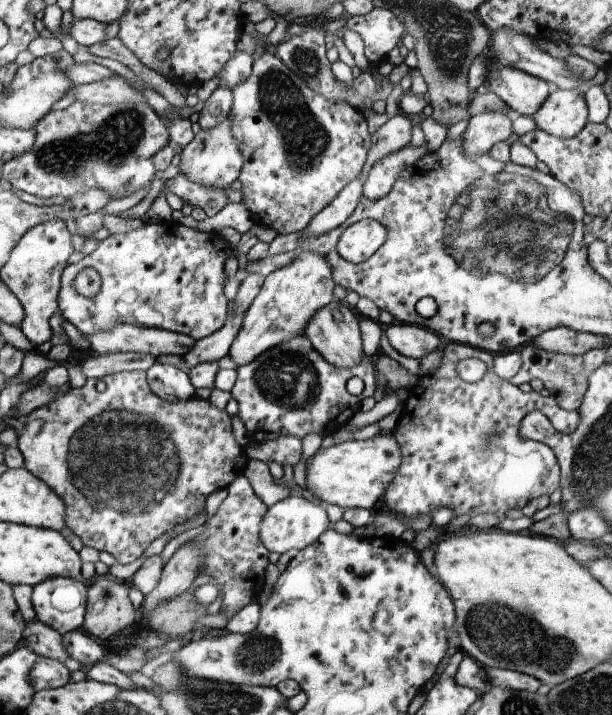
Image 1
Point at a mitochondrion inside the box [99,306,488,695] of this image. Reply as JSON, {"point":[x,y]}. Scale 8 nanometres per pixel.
{"point":[283,379]}

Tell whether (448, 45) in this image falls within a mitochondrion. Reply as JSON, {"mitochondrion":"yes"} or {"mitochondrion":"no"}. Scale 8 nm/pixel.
{"mitochondrion":"yes"}

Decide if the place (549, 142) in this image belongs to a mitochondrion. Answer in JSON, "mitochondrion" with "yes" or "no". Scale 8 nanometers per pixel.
{"mitochondrion":"no"}

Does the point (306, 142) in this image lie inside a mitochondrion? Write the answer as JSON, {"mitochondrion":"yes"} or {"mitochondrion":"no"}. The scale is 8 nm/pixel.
{"mitochondrion":"yes"}

